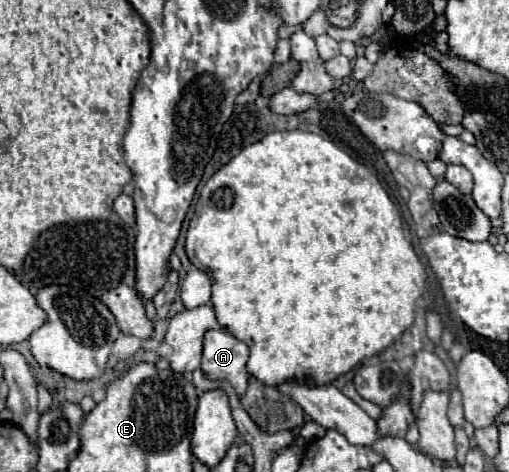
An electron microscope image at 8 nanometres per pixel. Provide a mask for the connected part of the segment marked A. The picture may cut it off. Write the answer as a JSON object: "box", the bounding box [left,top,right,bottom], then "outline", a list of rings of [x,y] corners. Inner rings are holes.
{"box":[201,329,249,397],"outline":[[[209,329],[203,337],[203,363],[201,371],[207,379],[227,379],[239,397],[247,391],[249,373],[245,369],[249,347],[235,339],[225,329]]]}

